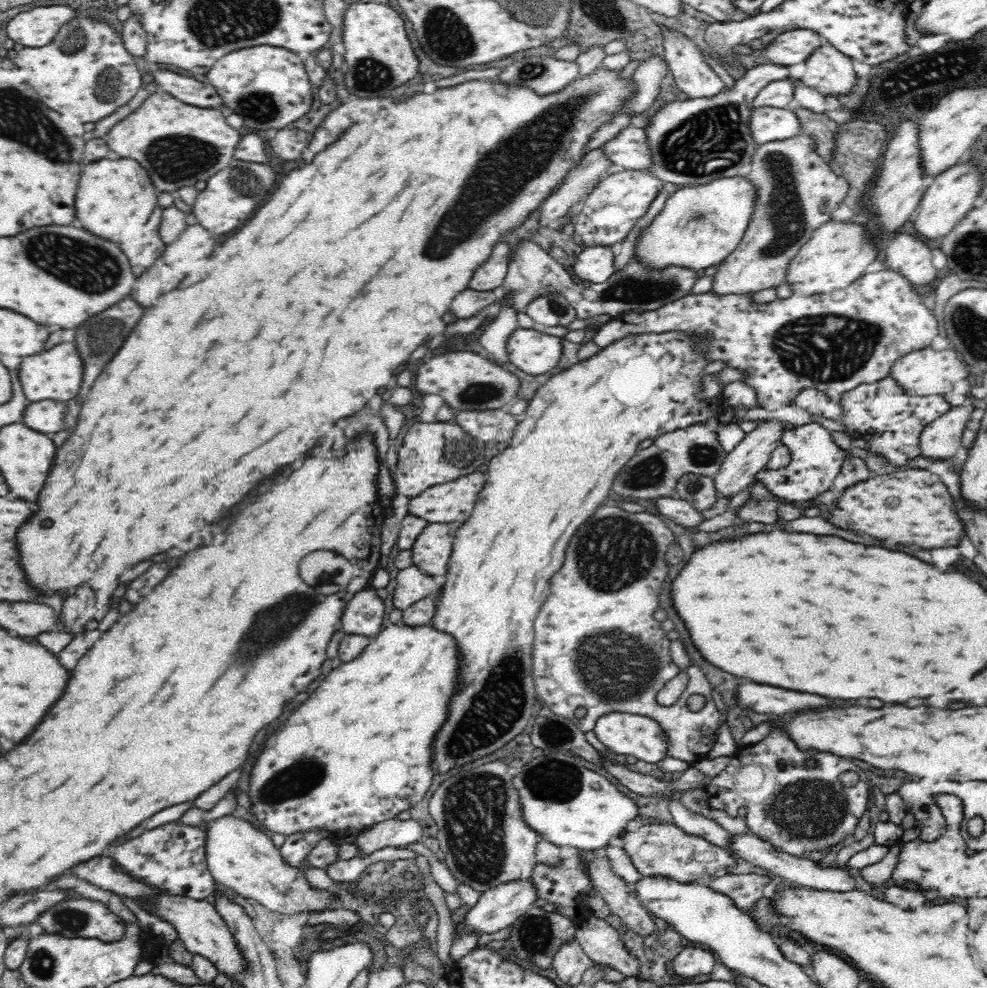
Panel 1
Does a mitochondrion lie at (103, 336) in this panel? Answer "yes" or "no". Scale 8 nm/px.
yes

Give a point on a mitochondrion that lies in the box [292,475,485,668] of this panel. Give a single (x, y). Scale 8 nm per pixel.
(327, 579)

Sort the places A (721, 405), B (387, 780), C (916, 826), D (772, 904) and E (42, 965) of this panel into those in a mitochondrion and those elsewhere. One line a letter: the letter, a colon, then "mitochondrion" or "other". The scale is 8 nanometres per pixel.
A: other
B: other
C: other
D: other
E: mitochondrion

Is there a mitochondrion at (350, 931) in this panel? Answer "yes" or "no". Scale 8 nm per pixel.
no

